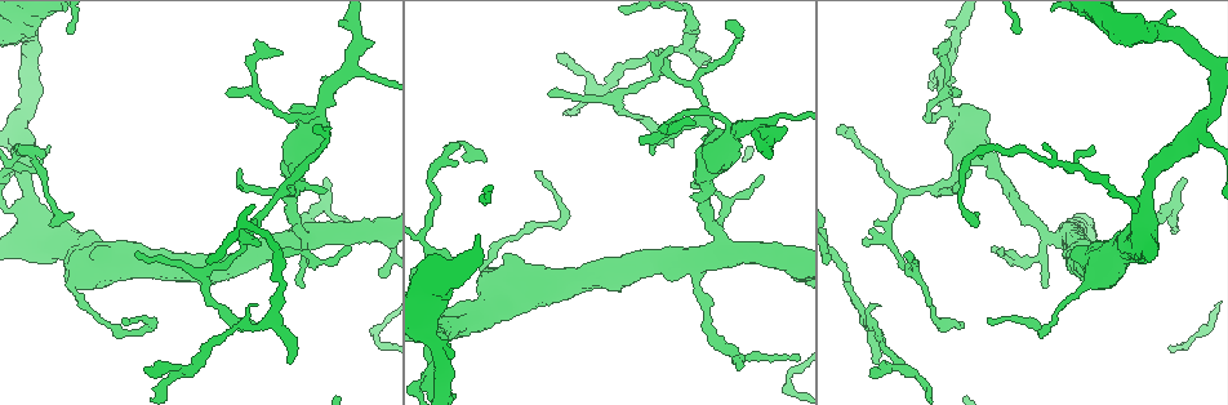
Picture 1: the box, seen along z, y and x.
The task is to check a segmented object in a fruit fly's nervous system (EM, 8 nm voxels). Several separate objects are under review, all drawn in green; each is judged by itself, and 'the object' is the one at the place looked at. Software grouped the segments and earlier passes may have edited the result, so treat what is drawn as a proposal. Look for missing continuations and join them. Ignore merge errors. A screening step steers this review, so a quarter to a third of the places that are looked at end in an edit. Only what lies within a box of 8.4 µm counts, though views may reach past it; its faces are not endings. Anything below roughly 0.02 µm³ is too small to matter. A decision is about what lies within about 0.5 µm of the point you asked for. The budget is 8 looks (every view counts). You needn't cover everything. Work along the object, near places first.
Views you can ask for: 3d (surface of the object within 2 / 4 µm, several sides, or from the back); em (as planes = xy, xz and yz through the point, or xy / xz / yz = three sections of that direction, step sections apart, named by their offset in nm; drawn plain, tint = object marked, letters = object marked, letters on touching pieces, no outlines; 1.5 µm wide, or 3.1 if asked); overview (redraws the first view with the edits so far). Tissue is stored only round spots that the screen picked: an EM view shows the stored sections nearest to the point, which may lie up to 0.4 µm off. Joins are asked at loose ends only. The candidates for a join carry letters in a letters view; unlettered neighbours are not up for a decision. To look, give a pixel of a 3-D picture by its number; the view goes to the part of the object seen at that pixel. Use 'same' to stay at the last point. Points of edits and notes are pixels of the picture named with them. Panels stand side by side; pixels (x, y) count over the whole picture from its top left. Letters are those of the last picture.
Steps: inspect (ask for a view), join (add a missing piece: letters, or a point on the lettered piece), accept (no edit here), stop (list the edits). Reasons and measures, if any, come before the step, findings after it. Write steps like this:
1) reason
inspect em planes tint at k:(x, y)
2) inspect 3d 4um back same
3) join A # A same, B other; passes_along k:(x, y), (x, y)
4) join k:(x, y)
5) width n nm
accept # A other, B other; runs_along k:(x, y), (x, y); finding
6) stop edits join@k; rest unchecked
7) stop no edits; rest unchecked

free end
inspect em planes letters at 1:(869, 370)

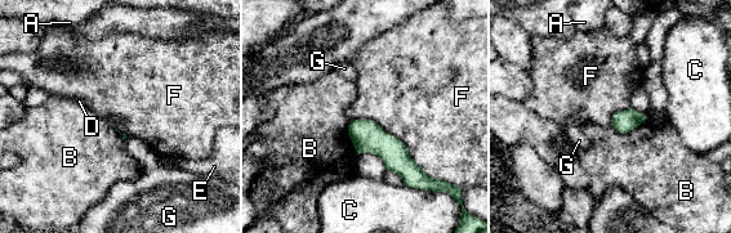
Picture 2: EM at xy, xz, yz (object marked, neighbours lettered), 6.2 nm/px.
longest_contact F 650 nm
accept # A other, B other, C other, D other, E other, F other, G other; no lettered piece goes on from it

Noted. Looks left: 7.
thin end
inspect 3d 4um at 1:(692, 183)

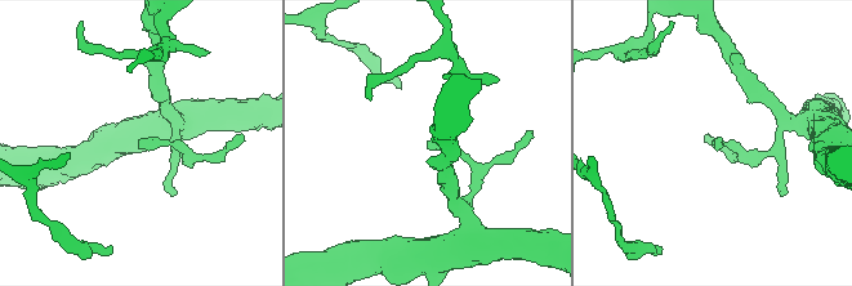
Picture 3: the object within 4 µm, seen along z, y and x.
inspect em planes plain at 3:(713, 144)

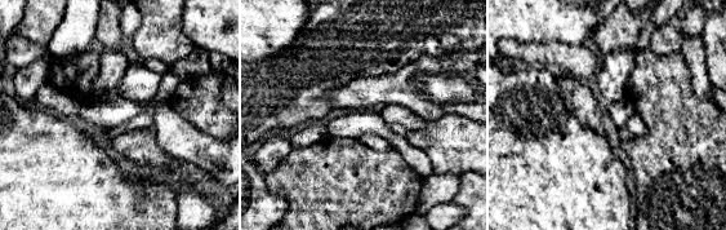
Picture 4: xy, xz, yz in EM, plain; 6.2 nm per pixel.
inspect em planes letters same

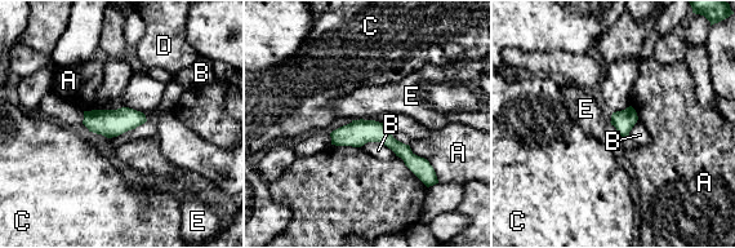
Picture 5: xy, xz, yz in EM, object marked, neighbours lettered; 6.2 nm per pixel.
accept # A other, B other, C other, D other, E other; border 5:(362, 118), (352, 120); none of them fits

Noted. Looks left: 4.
branch stops here
inspect em xy step 4 tint at 1:(971, 172)

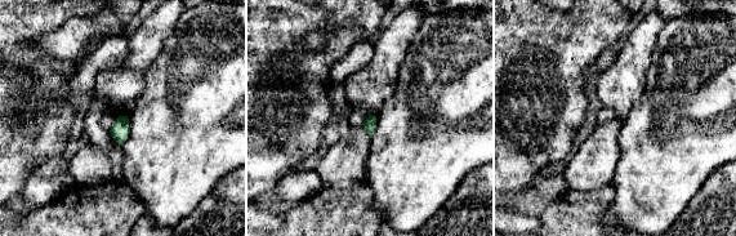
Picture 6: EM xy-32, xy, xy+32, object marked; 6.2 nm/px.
cut it another way
inspect em planes letters same

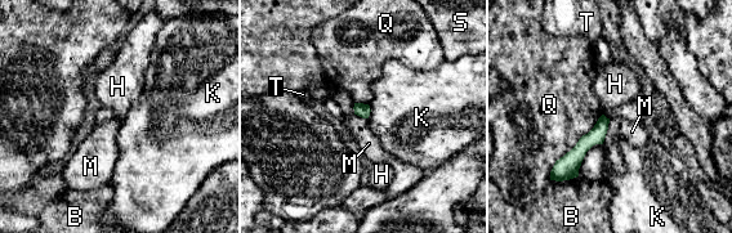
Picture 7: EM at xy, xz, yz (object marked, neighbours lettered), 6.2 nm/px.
longest_contact Q 550 nm
accept # B other, H other, K other, M other, Q other, S other, T other; runs_along 7:(603, 120), (599, 130), (553, 175); none of them fits

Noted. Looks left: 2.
stop no edits; rest unchecked

